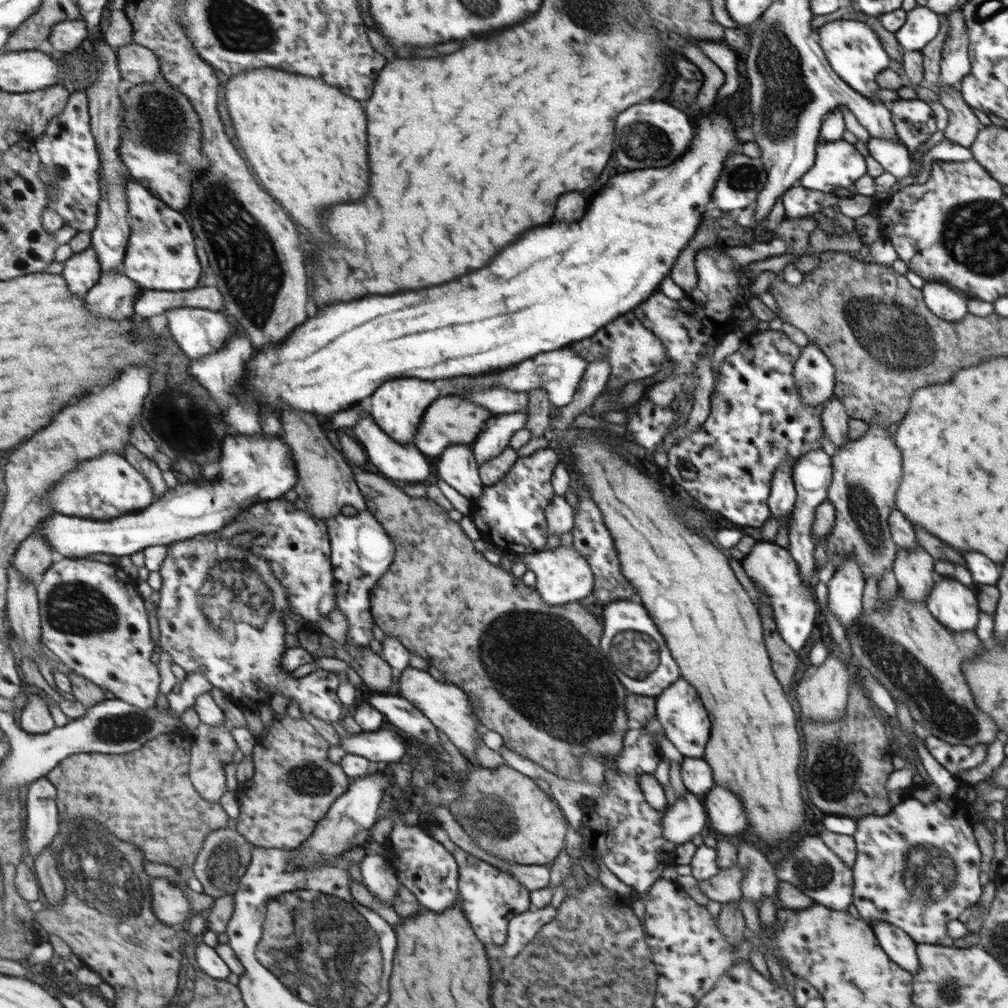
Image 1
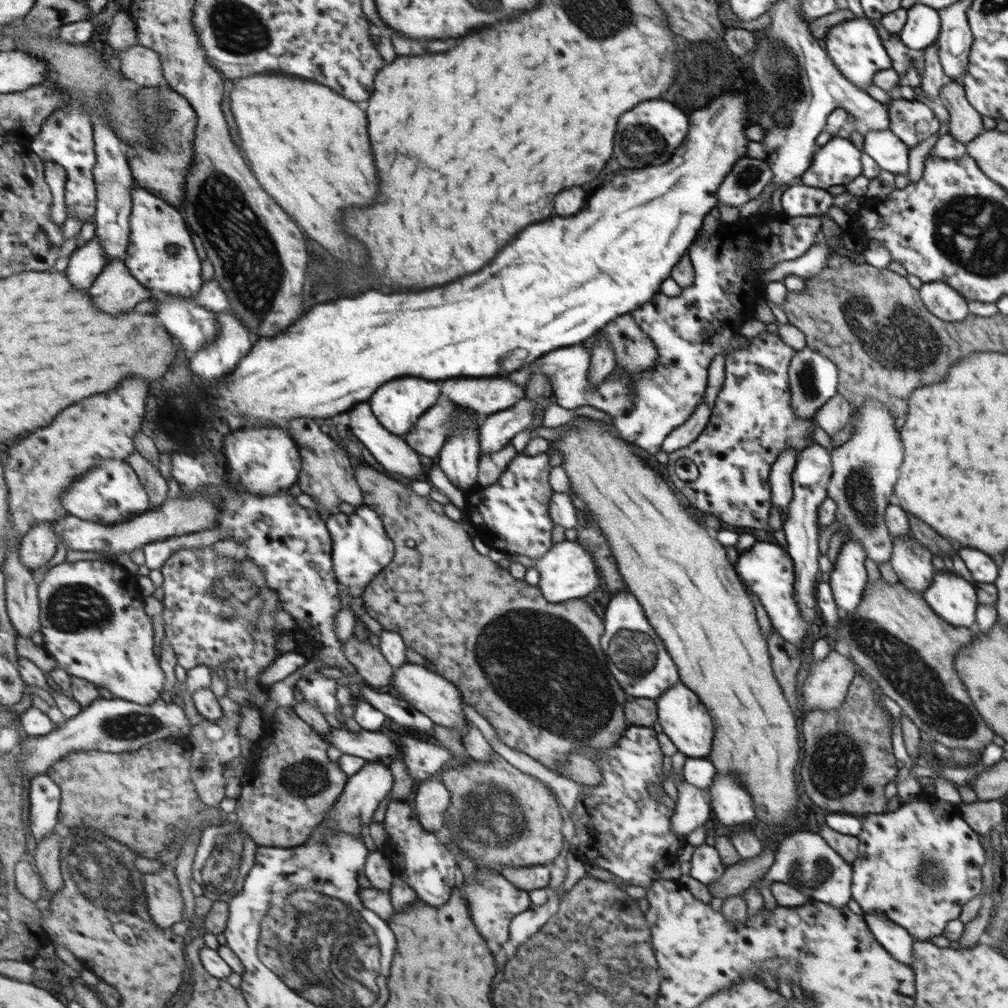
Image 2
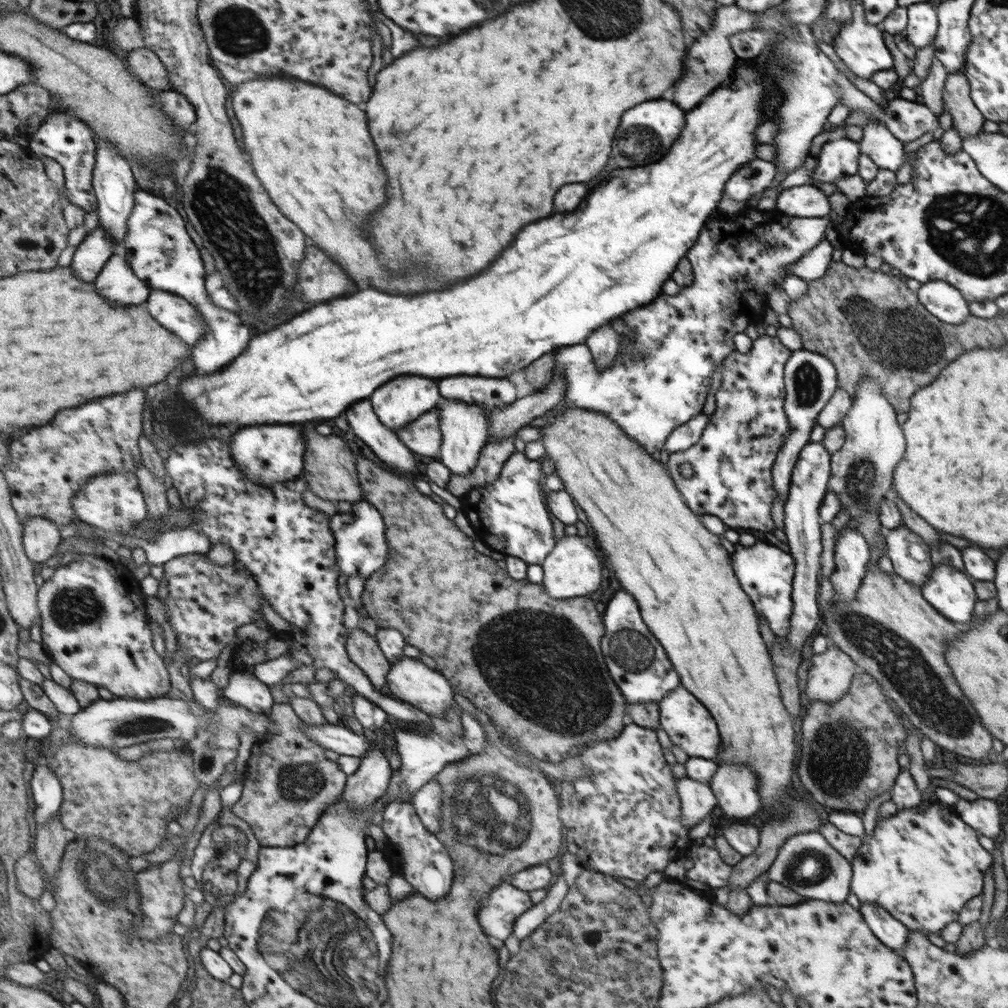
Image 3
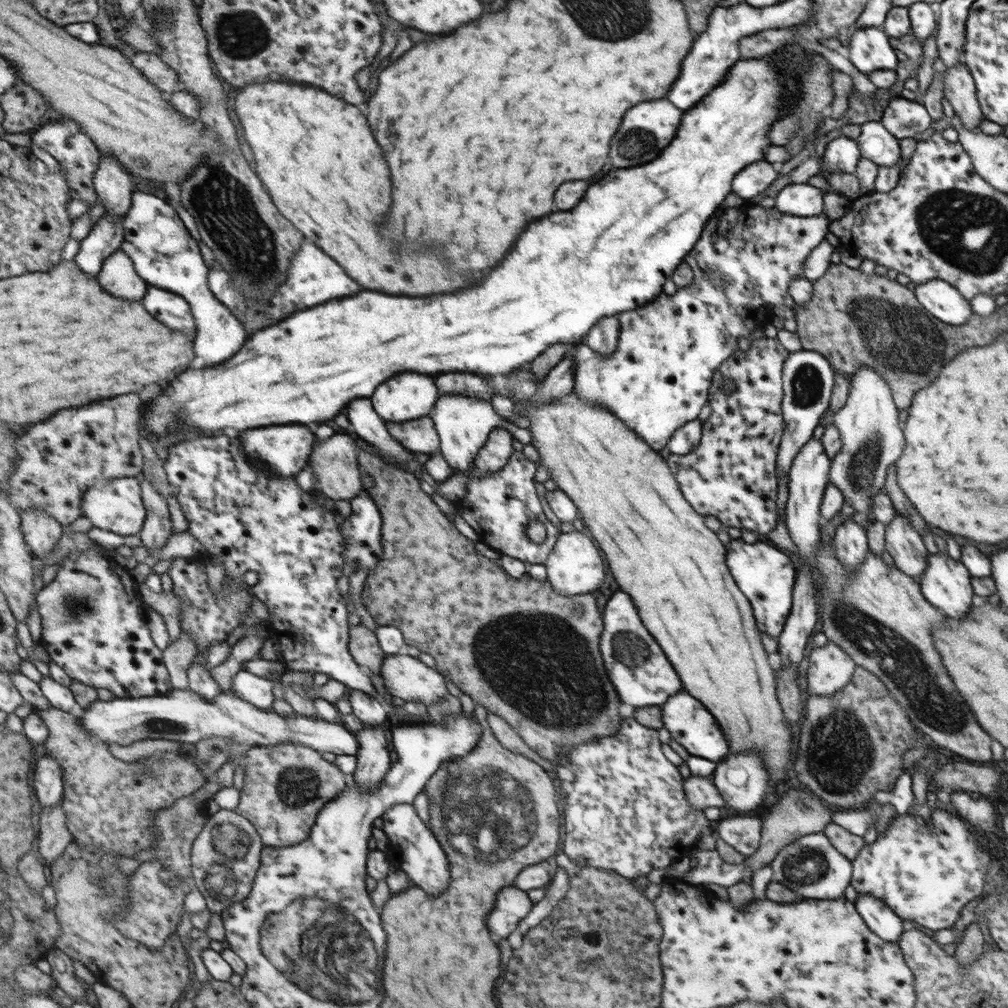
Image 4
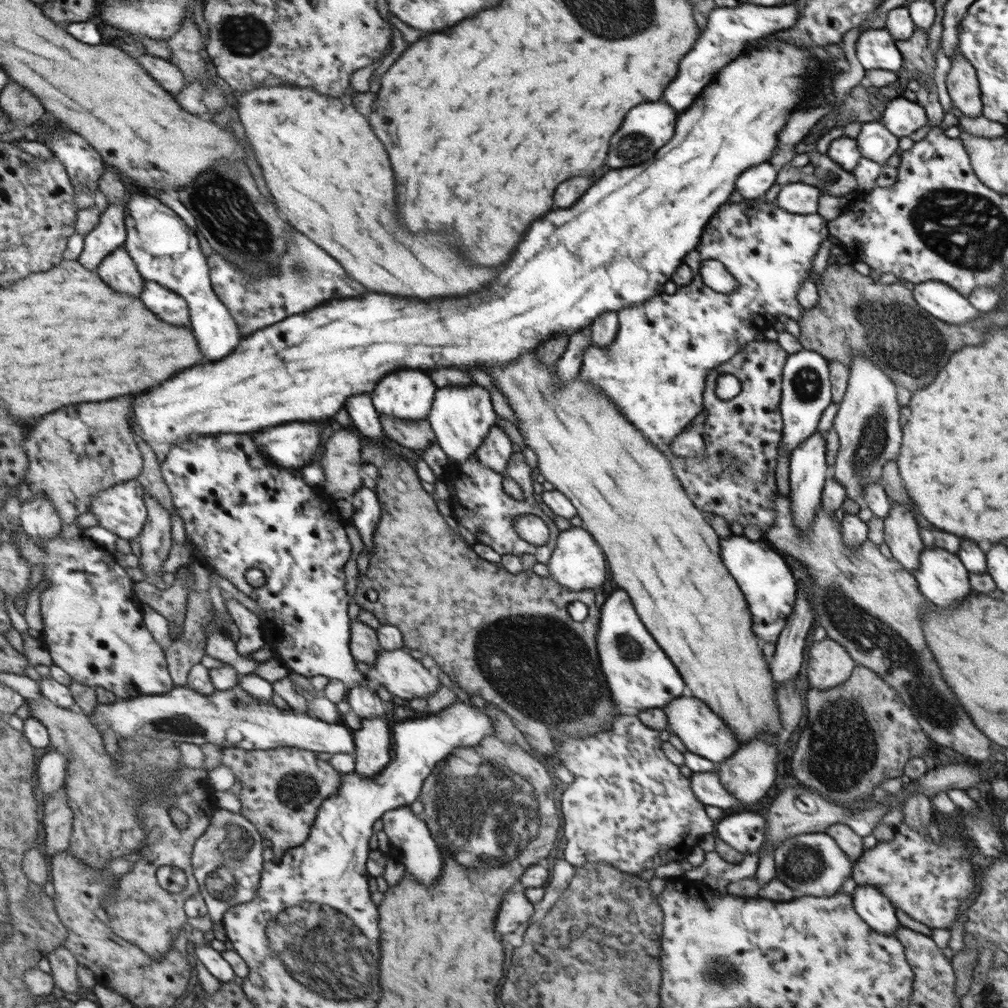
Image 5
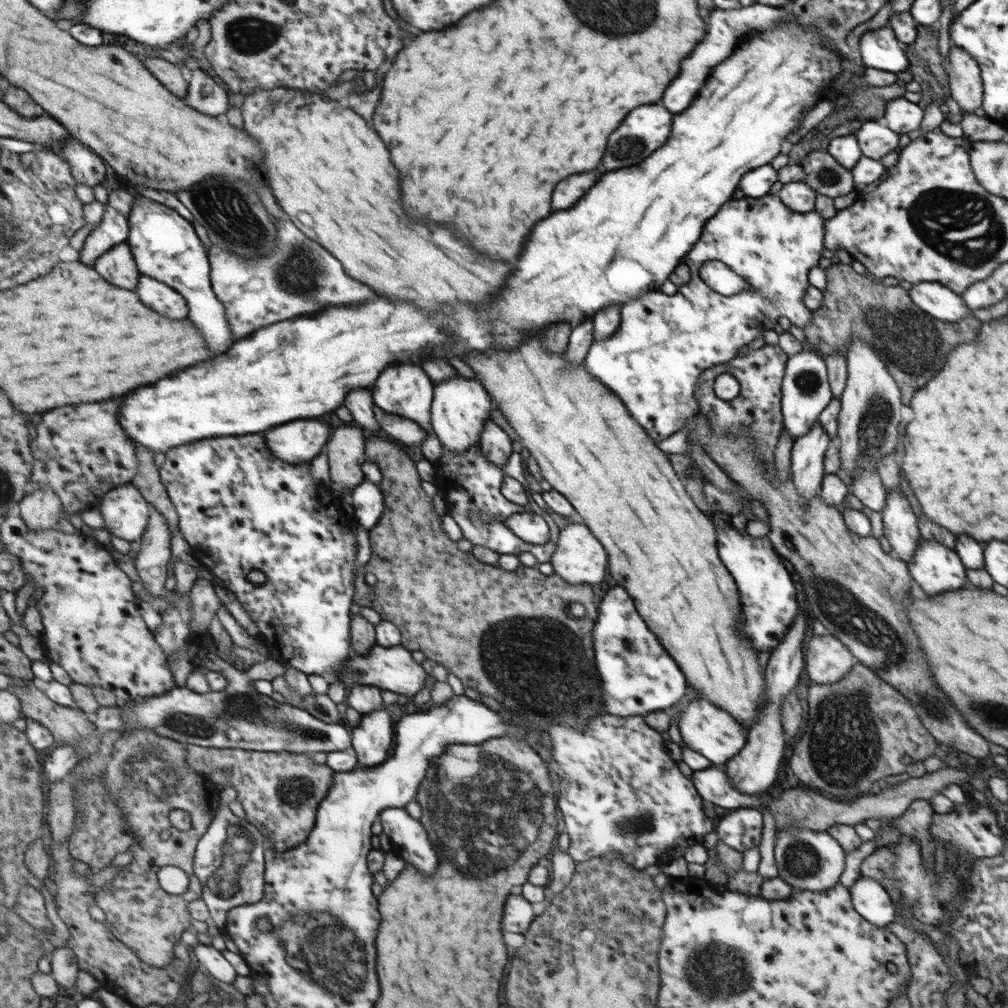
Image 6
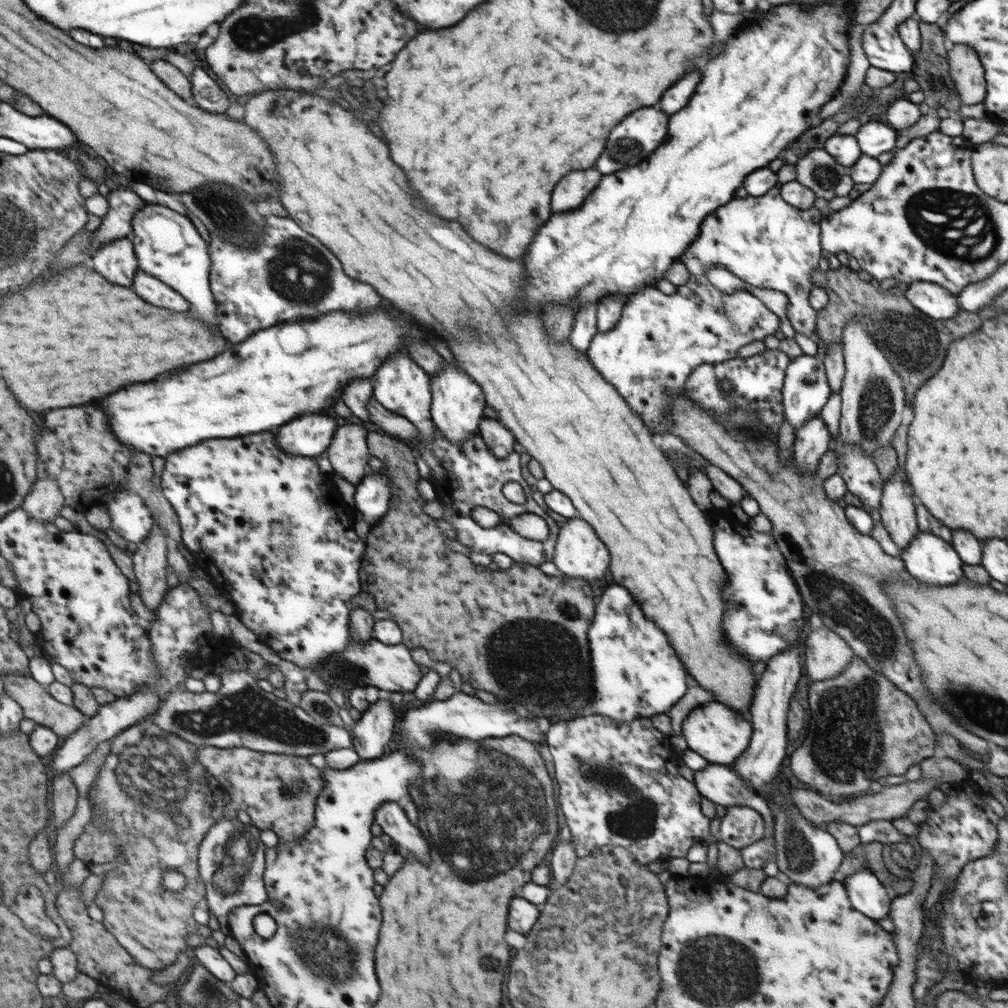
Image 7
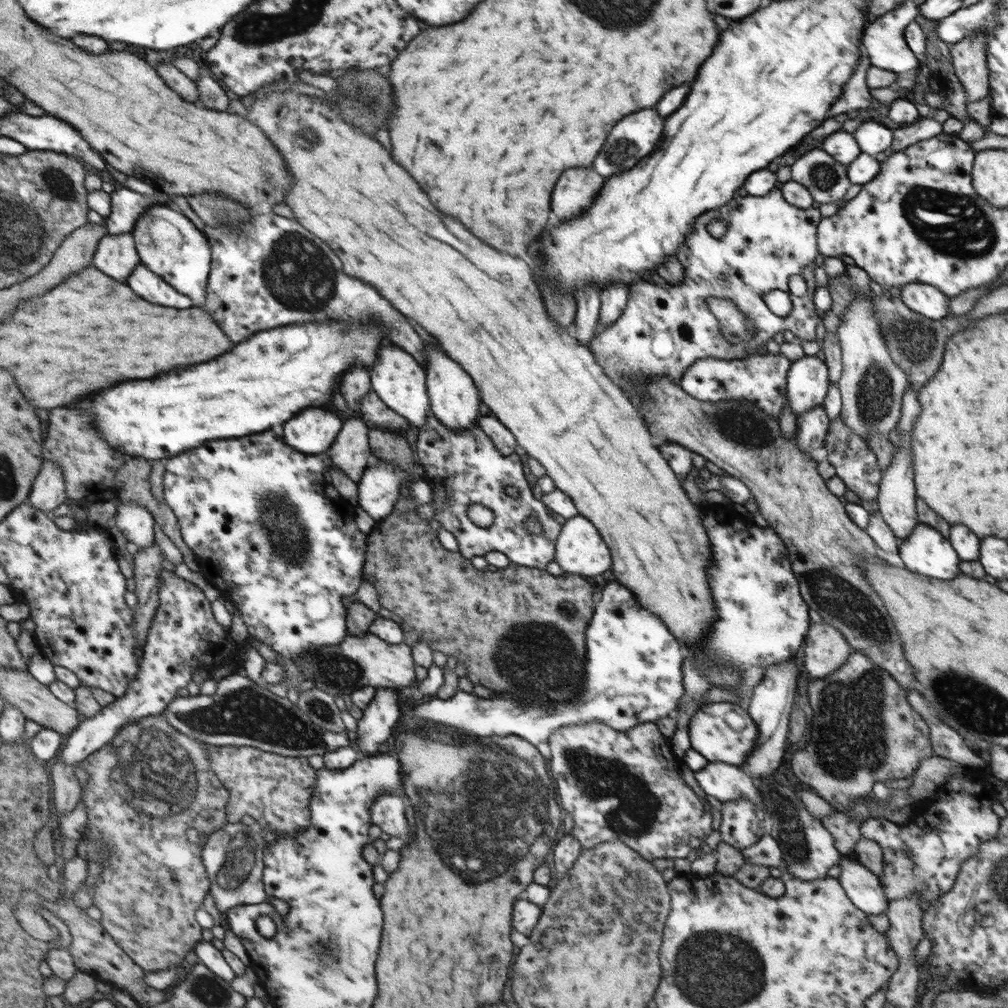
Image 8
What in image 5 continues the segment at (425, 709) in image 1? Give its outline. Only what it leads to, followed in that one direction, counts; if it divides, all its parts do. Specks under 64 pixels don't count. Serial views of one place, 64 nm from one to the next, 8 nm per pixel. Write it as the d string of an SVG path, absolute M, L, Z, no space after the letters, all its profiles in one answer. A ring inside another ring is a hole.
M404 649L380 652L379 659L369 666L364 676L369 685L383 686L398 702L404 700L405 703L422 697L428 700L430 695L440 690L438 678Z

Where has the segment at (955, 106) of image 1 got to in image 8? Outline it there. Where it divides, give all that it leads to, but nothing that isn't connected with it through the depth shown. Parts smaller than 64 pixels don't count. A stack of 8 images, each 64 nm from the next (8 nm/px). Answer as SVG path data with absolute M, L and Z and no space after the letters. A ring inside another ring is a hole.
M984 33L959 40L950 47L954 74L967 94L968 102L989 96L987 36Z

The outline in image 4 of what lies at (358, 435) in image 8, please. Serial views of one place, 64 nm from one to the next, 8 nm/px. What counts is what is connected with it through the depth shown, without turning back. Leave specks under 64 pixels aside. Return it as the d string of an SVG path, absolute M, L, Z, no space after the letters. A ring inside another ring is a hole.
M344 431L334 438L330 438L330 440L318 442L308 466L314 471L318 480L314 484L316 486L314 490L324 493L334 501L356 498L362 490L360 472L358 472L358 459L356 458L356 444L354 444L351 432Z

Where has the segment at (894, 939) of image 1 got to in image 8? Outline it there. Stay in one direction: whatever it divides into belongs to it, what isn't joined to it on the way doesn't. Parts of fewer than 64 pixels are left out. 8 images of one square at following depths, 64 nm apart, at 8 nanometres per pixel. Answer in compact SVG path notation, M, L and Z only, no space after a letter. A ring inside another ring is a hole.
M842 854L838 865L841 874L837 879L847 890L847 896L852 904L868 915L888 910L890 902L876 873L860 863L853 855Z

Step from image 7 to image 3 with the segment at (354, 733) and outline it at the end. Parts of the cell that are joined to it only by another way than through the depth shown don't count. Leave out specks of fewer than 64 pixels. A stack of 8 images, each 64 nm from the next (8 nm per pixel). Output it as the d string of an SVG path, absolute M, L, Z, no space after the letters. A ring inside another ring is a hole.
M374 748L362 757L357 771L348 775L347 791L342 798L351 809L367 809L388 790L391 774L385 752Z

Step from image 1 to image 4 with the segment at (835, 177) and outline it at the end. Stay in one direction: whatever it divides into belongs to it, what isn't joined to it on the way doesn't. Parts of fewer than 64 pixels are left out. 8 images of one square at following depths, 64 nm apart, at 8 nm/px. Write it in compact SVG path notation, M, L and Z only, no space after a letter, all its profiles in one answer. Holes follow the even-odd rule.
M846 137L832 140L826 146L822 158L825 168L820 168L819 175L826 176L826 174L832 174L833 172L855 174L862 151L858 150L858 145L858 141Z

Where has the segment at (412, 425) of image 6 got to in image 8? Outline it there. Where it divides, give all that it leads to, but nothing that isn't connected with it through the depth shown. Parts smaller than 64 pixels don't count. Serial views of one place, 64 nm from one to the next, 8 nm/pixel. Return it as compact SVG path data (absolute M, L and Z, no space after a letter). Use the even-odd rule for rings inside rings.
M372 390L368 391L358 401L359 418L368 420L372 424L377 424L385 429L400 431L401 434L407 434L410 428L408 420L399 413L394 412L384 404L383 400Z

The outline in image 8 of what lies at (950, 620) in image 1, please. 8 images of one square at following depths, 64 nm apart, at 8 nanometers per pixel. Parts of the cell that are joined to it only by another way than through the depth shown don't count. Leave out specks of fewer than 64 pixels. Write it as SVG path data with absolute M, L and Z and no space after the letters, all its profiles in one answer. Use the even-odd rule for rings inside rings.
M919 523L912 535L900 542L899 555L907 569L922 576L952 580L960 572L960 558L951 541L924 523Z

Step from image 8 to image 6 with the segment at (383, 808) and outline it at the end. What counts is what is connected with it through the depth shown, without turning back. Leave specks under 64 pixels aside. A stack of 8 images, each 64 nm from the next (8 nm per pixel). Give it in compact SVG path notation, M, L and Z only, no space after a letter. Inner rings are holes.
M390 807L380 814L380 824L393 845L403 850L404 860L420 872L430 874L438 866L436 852L419 819L412 818L403 808Z

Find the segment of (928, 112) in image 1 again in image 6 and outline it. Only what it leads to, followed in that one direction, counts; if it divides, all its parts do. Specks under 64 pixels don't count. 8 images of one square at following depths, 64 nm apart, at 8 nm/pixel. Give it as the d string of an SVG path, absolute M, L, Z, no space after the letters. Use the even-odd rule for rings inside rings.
M898 97L887 102L883 121L892 132L901 135L919 130L922 119L923 110L917 103Z

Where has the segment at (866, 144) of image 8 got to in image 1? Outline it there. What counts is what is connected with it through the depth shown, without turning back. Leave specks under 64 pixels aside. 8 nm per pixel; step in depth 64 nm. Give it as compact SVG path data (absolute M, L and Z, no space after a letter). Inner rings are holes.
M872 138L868 142L869 156L878 162L885 172L890 173L898 180L904 180L910 176L912 156L907 147L902 144L892 144L886 138Z

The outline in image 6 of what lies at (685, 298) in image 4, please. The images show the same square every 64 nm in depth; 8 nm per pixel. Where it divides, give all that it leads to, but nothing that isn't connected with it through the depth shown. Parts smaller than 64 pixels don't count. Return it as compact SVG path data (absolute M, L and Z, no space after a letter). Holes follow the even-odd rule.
M768 194L760 198L743 197L741 200L734 200L732 204L730 202L724 204L724 208L720 210L720 216L716 216L716 220L712 220L712 224L708 224L708 230L704 232L704 236L696 242L695 246L691 248L689 254L683 260L684 265L688 266L691 273L691 280L688 281L688 284L679 286L677 293L673 295L666 295L661 290L650 291L648 294L639 296L638 299L634 299L632 302L624 303L620 306L621 321L617 331L604 340L593 341L593 345L589 348L586 358L583 360L587 371L592 373L592 376L595 376L600 382L607 385L609 389L612 389L612 392L615 392L616 396L620 397L620 400L623 400L623 403L627 405L627 409L630 410L631 416L643 425L651 435L652 440L660 443L671 434L674 434L674 432L678 432L678 430L681 430L687 424L688 419L698 415L700 412L699 401L698 397L695 396L695 392L698 390L698 380L700 380L700 376L702 376L704 370L735 359L740 348L748 345L752 340L756 340L758 336L762 336L766 330L773 330L780 316L786 316L791 321L791 324L802 329L807 328L811 323L813 312L812 309L808 308L803 298L807 288L811 286L808 282L810 270L818 267L820 258L825 255L826 248L823 246L823 240L826 234L825 224L826 220L817 211L806 213L795 212L787 208L776 194ZM709 260L721 261L729 270L732 270L734 274L746 281L748 288L732 294L732 296L724 296L712 290L712 288L702 281L699 274L702 265Z

